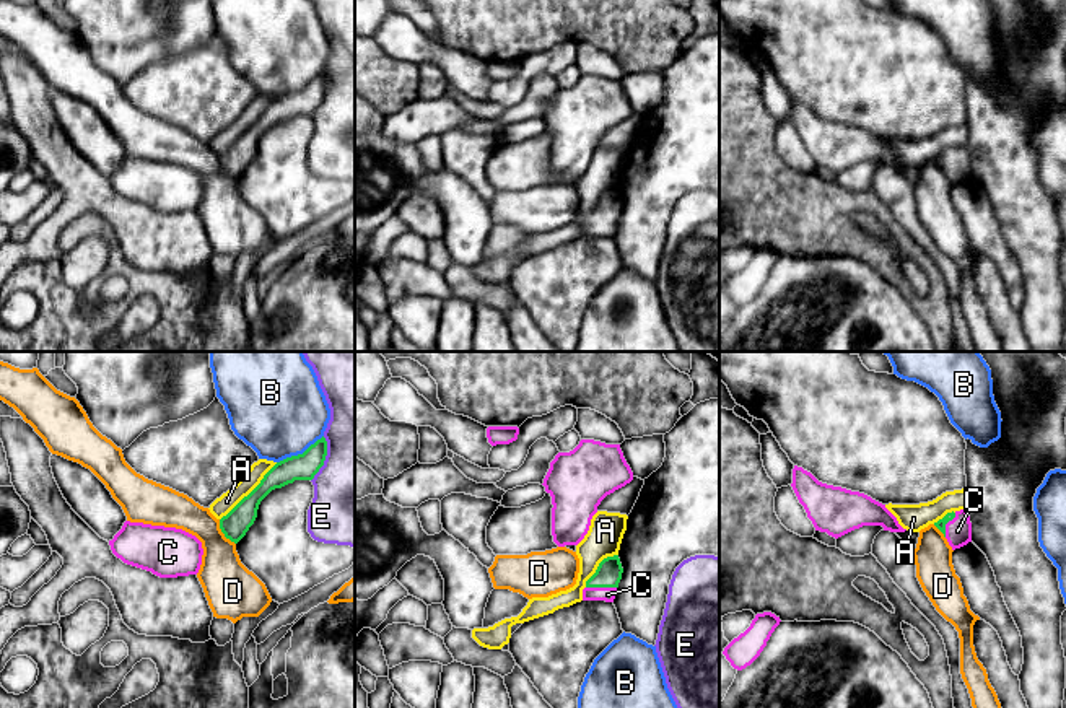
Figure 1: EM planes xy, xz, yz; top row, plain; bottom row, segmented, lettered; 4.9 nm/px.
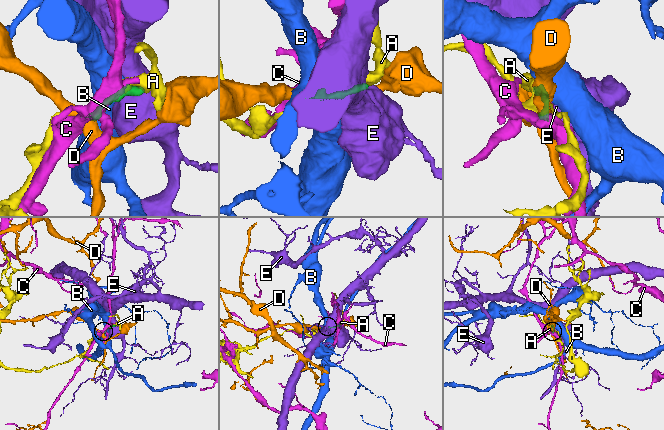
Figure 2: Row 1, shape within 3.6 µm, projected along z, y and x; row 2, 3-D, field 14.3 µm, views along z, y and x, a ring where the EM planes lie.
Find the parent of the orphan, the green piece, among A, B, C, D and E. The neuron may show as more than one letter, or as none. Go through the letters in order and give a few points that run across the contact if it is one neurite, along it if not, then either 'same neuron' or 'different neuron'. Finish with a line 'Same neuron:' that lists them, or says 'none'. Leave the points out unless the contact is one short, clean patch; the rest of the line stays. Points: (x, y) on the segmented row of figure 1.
A: different neuron
B: line xy (323, 435), (301, 453), (277, 463); different neuron
C: same neuron
D: line xy (218, 520), (220, 531), (235, 544); different neuron
E: different neuron
Same neuron: C

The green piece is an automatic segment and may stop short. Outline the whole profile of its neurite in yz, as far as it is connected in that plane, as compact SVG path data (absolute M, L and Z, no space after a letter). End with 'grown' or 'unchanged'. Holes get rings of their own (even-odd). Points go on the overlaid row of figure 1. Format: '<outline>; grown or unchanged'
M967 509L947 513L934 526L944 534L952 550L972 542L972 522Z; grown

